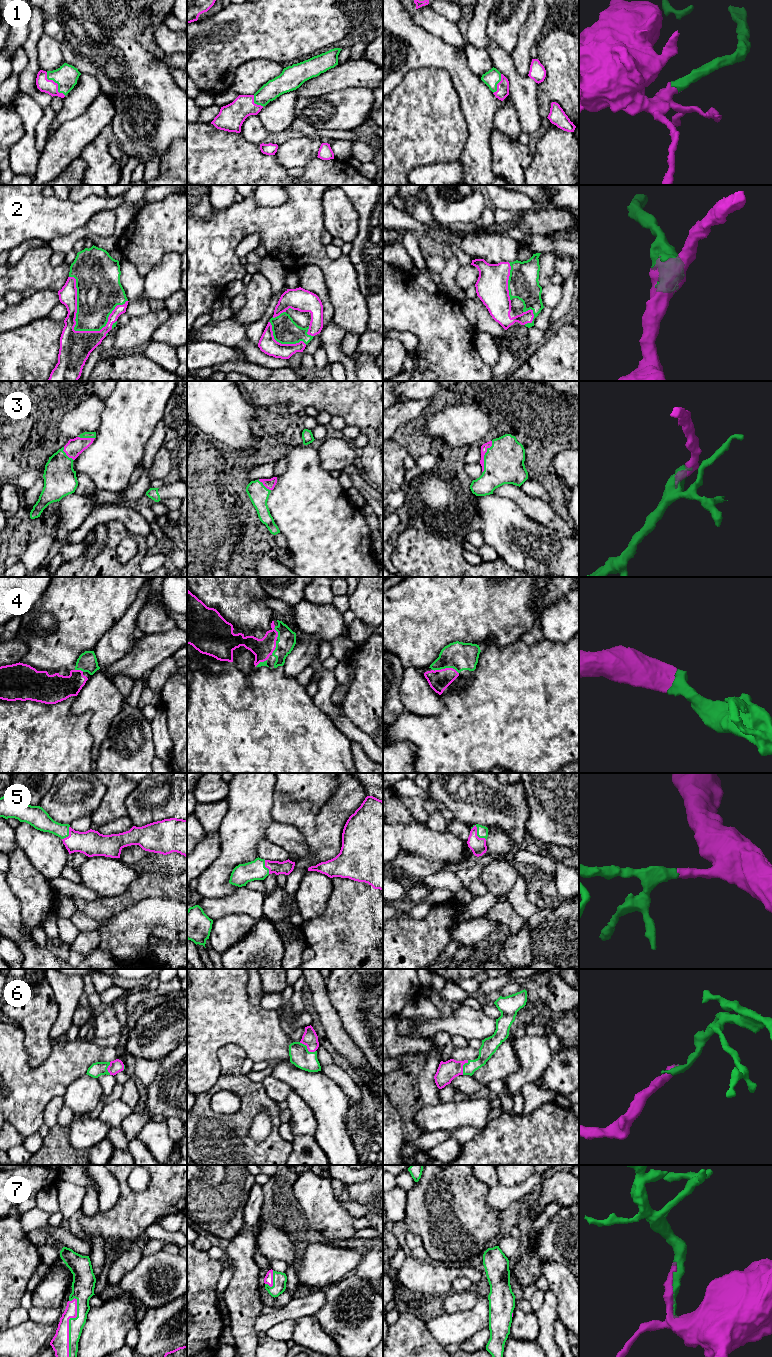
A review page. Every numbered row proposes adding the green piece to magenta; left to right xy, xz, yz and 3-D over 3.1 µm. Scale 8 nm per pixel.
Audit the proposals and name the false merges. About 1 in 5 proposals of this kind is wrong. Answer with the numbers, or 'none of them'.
none of them

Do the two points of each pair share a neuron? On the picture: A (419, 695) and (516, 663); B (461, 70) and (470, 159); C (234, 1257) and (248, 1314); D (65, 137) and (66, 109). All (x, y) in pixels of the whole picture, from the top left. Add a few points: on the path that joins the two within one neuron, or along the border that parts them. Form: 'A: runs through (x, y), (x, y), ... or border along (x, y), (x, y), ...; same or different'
A: border along (440, 695), (444, 708), (437, 714), (426, 715); different
B: runs through (473, 92), (476, 98), (476, 137); same
C: runs through (244, 1271), (244, 1300); same
D: border along (87, 109), (81, 115), (65, 120), (50, 134); different

